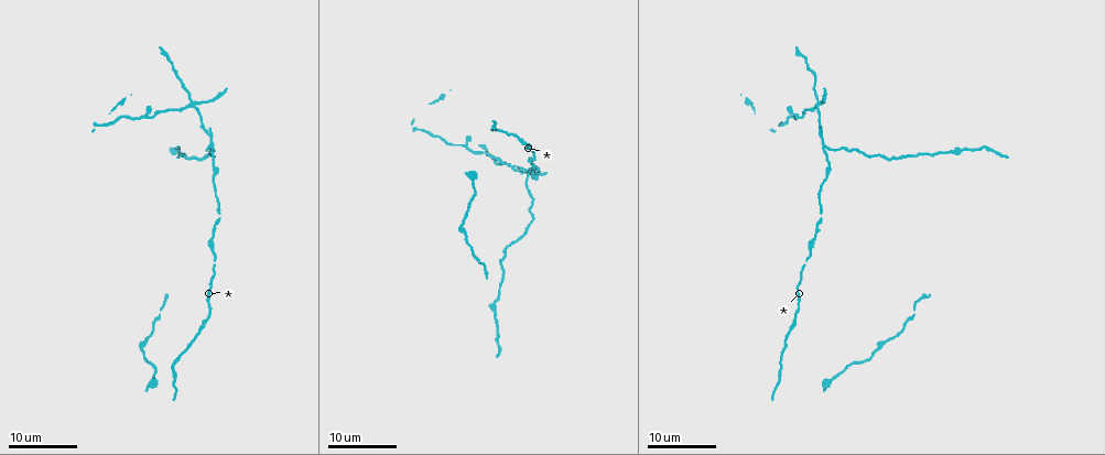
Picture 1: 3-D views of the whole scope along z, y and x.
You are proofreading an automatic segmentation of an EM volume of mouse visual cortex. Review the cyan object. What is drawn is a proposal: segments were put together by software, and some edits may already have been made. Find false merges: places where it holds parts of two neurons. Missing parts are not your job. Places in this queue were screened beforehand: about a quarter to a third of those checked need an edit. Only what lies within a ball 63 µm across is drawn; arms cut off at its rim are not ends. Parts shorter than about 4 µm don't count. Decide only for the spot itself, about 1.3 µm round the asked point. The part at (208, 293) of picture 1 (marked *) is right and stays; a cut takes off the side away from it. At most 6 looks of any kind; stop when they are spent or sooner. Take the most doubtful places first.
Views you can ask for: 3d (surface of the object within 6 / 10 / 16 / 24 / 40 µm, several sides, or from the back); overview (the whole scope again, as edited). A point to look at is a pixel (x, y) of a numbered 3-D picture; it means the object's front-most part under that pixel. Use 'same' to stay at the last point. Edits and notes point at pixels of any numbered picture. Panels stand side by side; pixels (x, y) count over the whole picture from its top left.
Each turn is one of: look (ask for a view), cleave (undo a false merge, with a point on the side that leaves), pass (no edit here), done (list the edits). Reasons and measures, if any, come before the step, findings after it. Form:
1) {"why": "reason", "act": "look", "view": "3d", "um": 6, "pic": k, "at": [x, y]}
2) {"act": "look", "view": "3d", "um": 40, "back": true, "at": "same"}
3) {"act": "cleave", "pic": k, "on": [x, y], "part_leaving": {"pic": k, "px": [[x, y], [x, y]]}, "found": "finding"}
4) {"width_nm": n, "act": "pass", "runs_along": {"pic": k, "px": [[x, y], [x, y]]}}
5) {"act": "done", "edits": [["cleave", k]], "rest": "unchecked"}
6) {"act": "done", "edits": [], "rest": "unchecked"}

{"act": "look", "view": "3d", "um": 16, "pic": 1, "at": [817, 104]}

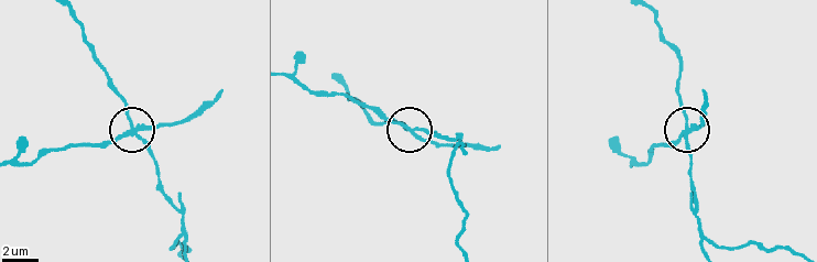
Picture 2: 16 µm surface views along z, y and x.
{"why": "zoom in", "act": "look", "view": "3d", "um": 10, "pic": 2, "at": [132, 126]}

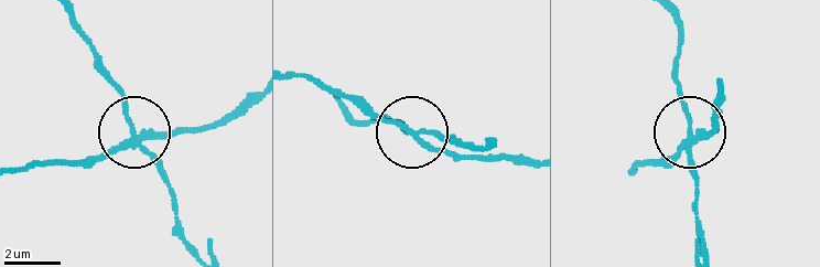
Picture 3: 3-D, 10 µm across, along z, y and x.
{"arms": 4, "act": "cleave", "pic": 3, "on": [172, 135], "found": "a second neuron is stuck on"}

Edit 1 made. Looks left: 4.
{"why": "a fork", "act": "look", "view": "3d", "um": 16, "pic": 1, "at": [211, 147]}

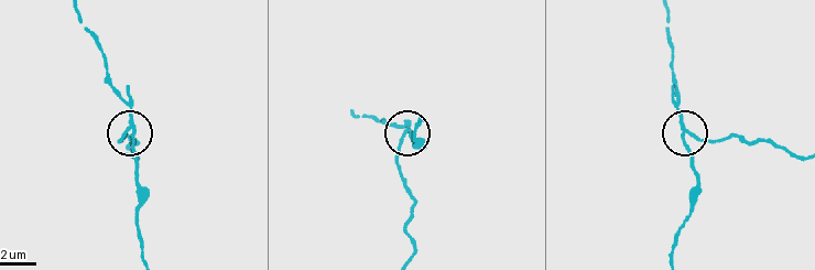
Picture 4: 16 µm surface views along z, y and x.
{"why": "closer look", "act": "look", "view": "3d", "um": 6, "pic": 4, "at": [408, 131]}

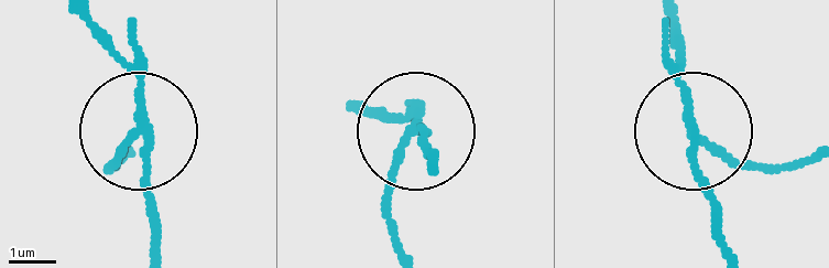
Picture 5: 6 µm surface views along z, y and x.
{"width_nm": 170, "act": "cleave", "pic": 5, "on": [117, 167], "part_leaving": {"pic": 5, "px": [[417, 134], [385, 189], [393, 248]]}, "found": "two neurons meet here"}

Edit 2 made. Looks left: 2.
{"why": "thick turns thin", "act": "look", "view": "3d", "um": 24, "pic": 1, "at": [209, 239]}

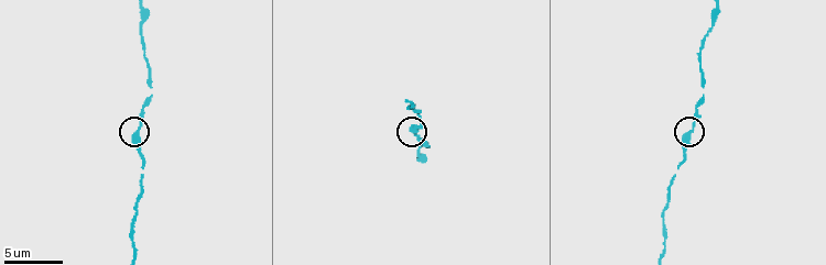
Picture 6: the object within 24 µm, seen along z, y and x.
{"why": "closer look", "act": "look", "view": "3d", "um": 6, "pic": 6, "at": [692, 131]}

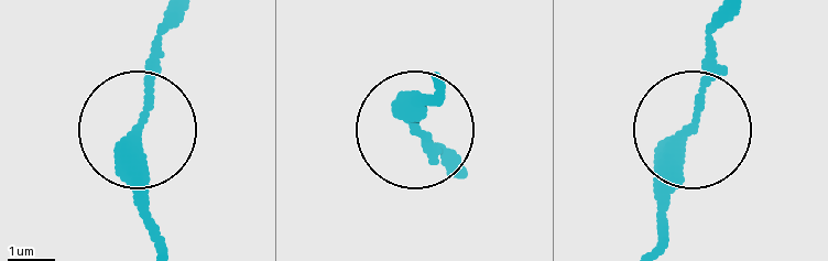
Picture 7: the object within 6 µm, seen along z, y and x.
{"act": "pass", "runs_along": {"pic": 7, "px": [[153, 241], [138, 123], [165, 17]]}, "found": "one neuron here"}

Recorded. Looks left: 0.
{"act": "done", "edits": [["cleave", 3], ["cleave", 5]], "rest": "unchecked"}

